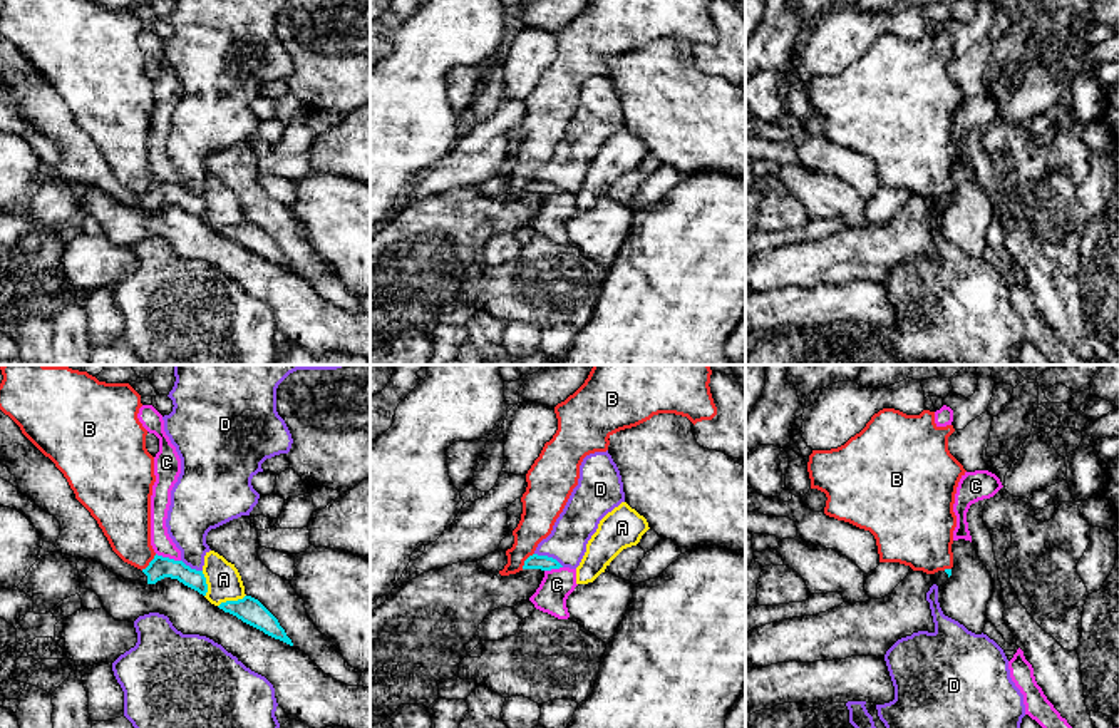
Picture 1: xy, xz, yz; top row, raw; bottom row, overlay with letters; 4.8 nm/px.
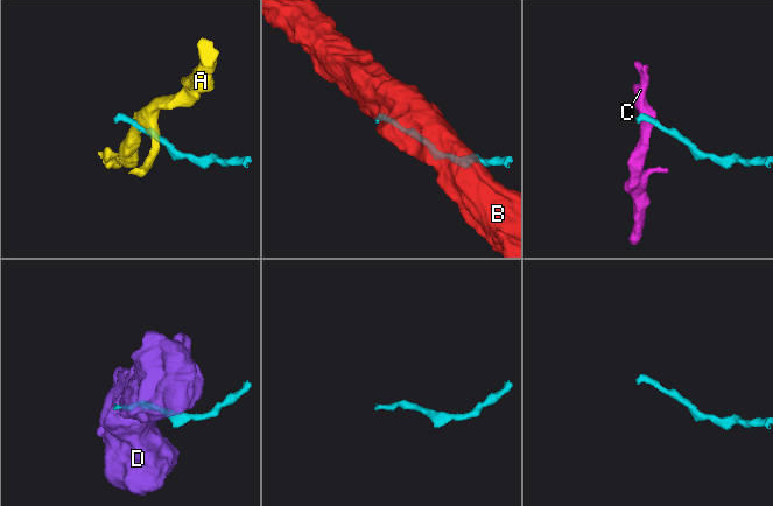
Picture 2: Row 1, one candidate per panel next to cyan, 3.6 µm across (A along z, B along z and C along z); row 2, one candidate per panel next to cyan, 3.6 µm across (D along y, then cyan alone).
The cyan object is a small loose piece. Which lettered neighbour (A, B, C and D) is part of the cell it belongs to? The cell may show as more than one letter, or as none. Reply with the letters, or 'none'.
none

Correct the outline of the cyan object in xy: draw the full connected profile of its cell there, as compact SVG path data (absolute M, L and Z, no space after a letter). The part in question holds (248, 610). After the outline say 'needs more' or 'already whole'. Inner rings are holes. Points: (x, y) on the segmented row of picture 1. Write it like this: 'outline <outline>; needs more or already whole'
outline M245 596L238 601L221 602L218 608L263 631L265 634L293 646L278 619L258 599Z; already whole

